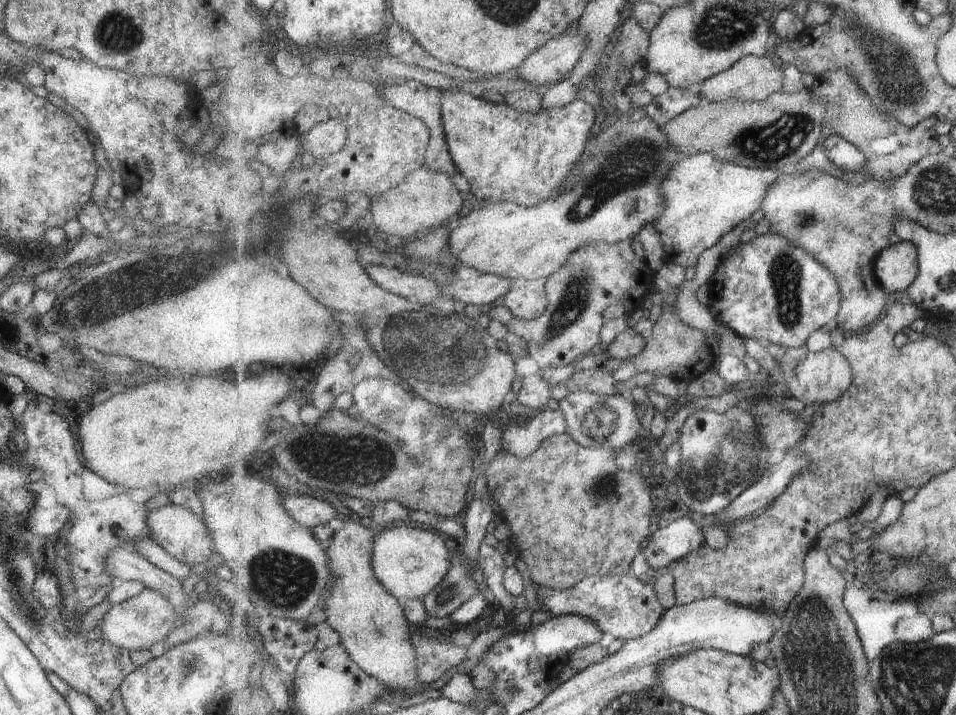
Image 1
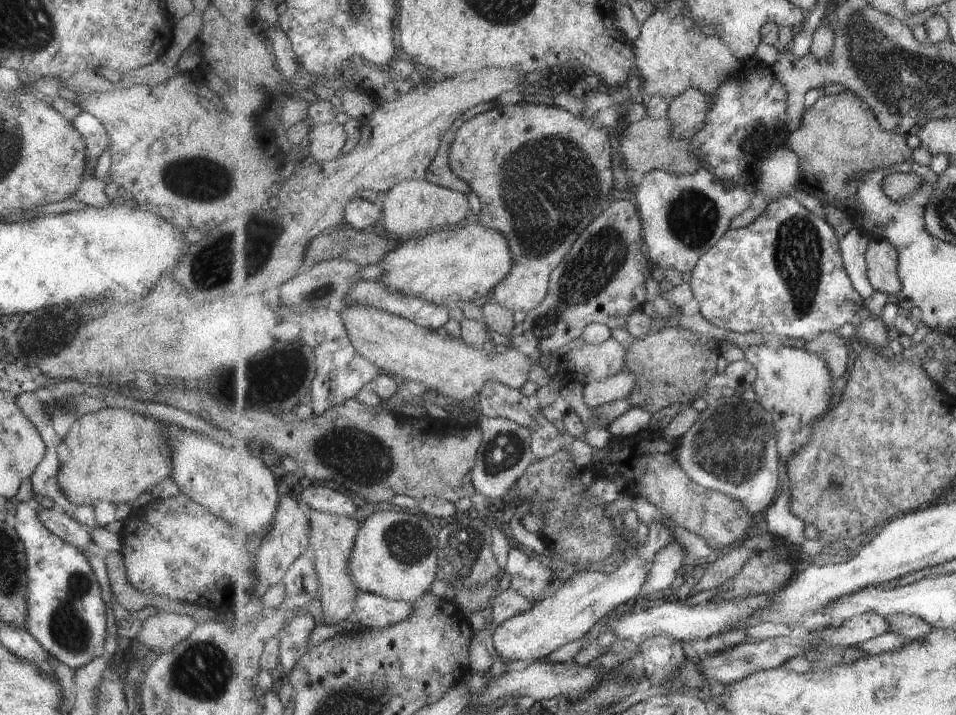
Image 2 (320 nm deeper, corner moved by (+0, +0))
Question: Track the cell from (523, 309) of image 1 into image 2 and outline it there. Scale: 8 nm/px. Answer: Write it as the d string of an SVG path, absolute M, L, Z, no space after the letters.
M519 103L516 105L496 106L489 112L480 114L470 121L467 121L457 133L456 139L451 145L449 153L450 167L453 172L459 175L469 186L472 191L480 198L482 205L481 214L478 216L477 223L485 229L490 229L501 232L506 236L509 248L513 255L513 266L509 271L508 277L501 280L499 284L493 289L495 300L512 310L513 312L523 311L526 314L537 308L547 296L549 290L549 283L551 273L567 258L569 250L573 248L573 244L577 242L577 238L589 228L589 224L603 214L605 209L610 205L611 190L613 190L613 150L611 150L611 140L609 140L609 133L601 127L595 127L589 121L581 120L579 116L573 116L571 112L563 110L563 108L555 105L544 105L535 103Z

